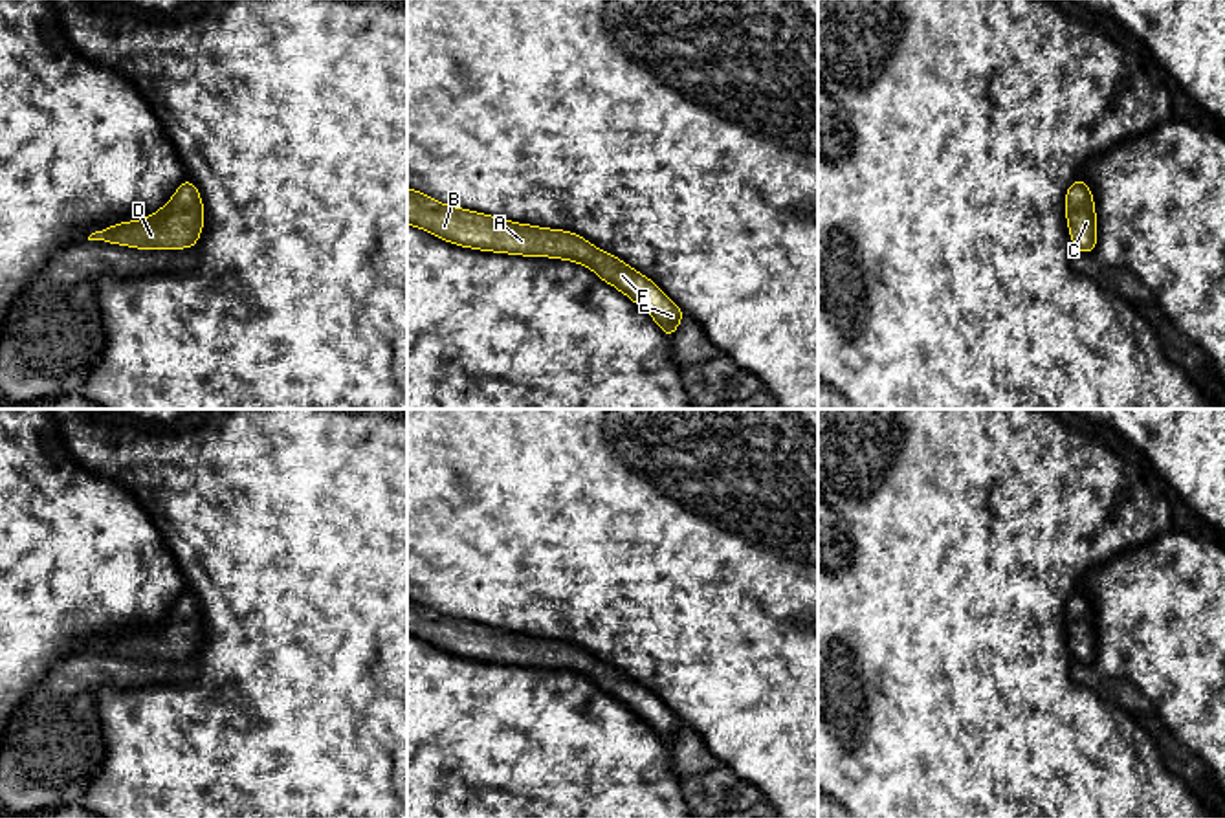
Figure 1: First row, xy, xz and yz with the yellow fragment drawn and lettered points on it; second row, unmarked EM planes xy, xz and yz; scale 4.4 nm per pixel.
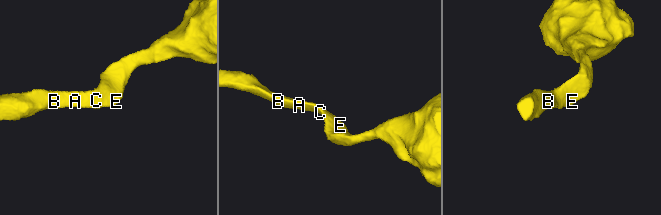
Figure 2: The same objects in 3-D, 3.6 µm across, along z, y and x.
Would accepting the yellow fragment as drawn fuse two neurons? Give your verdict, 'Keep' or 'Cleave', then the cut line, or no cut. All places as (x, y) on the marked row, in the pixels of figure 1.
Keep. No split

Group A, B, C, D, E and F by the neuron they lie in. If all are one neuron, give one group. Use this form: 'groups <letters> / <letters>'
groups A B C D E F

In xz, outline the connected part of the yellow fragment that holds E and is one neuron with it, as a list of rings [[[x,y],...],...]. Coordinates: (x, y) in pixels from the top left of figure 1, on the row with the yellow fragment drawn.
[[[407,187],[407,224],[462,248],[554,257],[589,266],[600,279],[642,306],[671,339],[686,315],[651,279],[579,235],[444,205]]]

